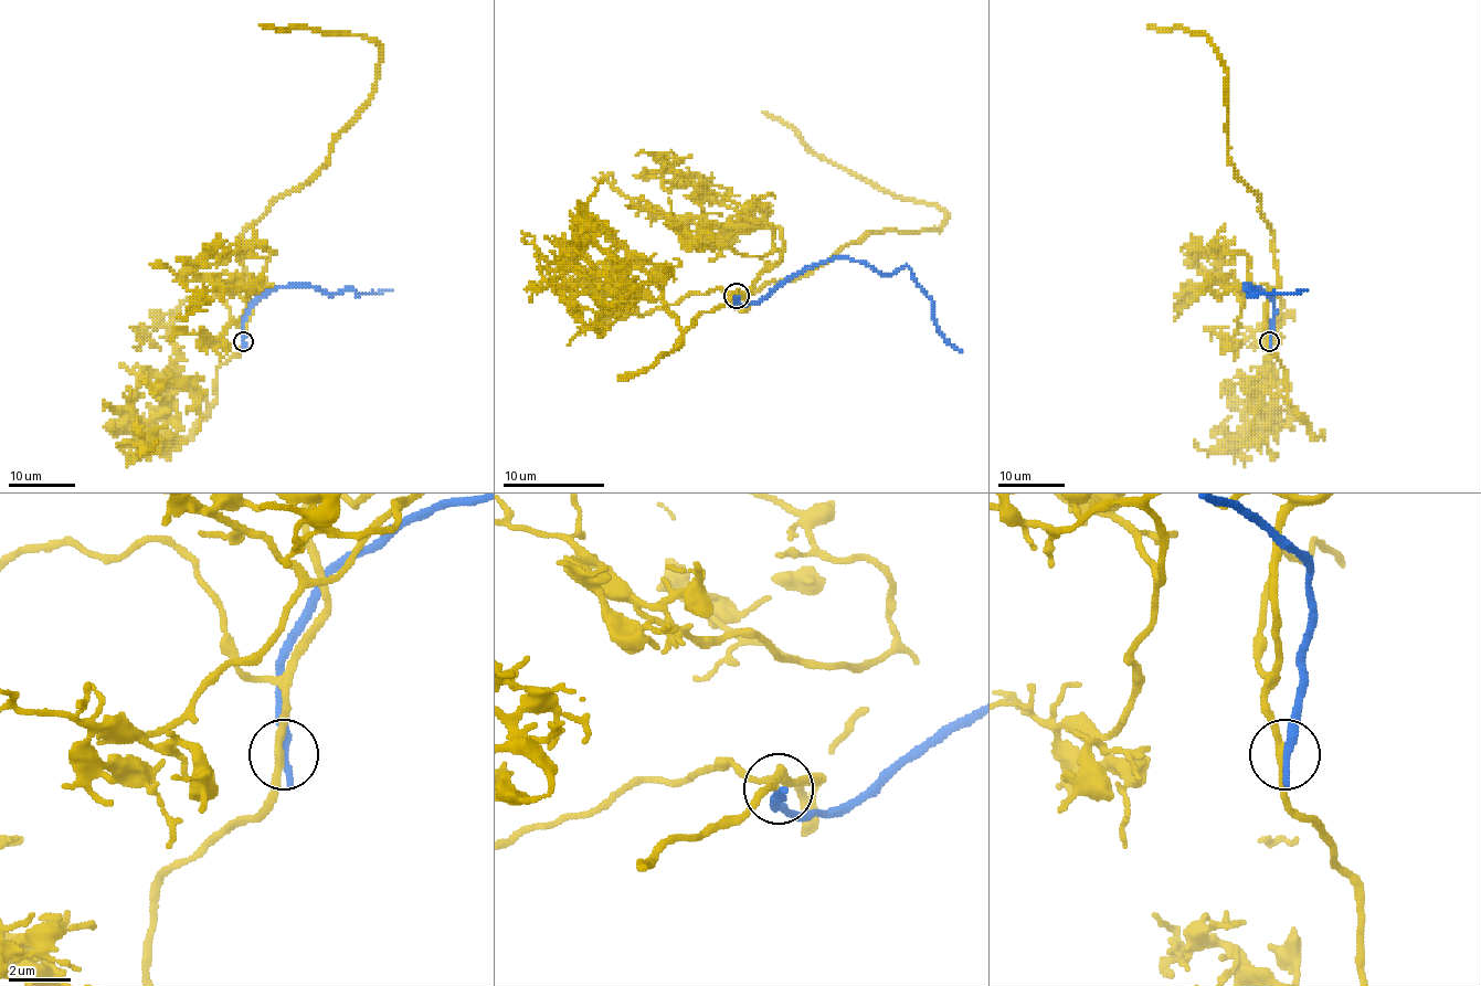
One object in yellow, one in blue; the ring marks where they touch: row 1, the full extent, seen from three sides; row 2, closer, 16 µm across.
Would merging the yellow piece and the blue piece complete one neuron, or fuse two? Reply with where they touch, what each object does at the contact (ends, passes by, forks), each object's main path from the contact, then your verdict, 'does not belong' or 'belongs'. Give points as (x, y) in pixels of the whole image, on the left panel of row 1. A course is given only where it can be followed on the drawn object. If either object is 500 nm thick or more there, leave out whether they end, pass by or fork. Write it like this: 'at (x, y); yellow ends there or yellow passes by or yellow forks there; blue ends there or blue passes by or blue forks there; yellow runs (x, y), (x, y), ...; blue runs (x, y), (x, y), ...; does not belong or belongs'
at (243, 341); yellow passes by; blue ends there; yellow runs (243, 341), (252, 309), (240, 234), (325, 161), (370, 97), (380, 56), (360, 35), (261, 25); blue runs (243, 341), (243, 316), (277, 287), (320, 287), (328, 294), (351, 287), (358, 294), (391, 290); does not belong

